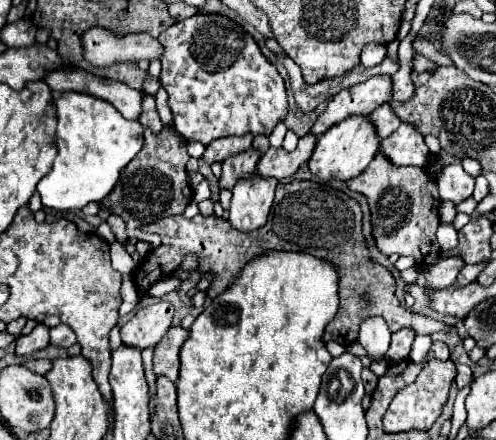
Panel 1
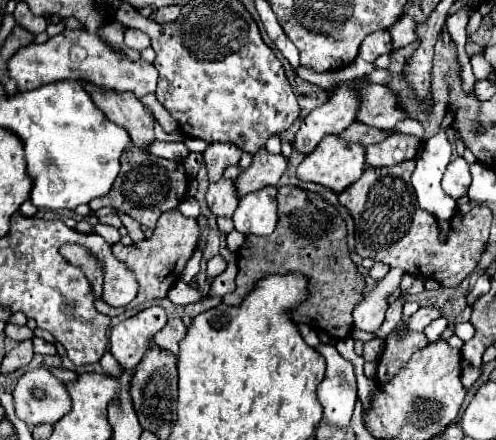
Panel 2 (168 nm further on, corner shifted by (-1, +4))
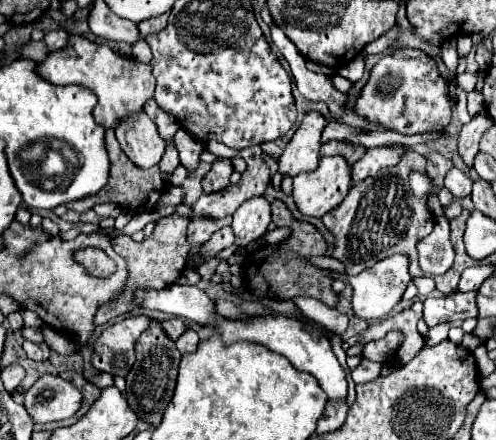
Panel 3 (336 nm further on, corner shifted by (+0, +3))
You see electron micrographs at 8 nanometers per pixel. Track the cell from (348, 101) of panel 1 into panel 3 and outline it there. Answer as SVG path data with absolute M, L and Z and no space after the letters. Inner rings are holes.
M319 111L305 113L295 135L287 143L283 155L279 157L279 173L295 177L301 171L313 171L319 165L321 133L327 119Z

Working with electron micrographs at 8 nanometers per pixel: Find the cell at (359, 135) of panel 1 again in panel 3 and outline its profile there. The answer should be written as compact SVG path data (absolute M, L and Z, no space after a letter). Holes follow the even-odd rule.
M321 157L315 171L293 177L293 199L303 215L323 217L343 201L351 185L351 165L345 157Z

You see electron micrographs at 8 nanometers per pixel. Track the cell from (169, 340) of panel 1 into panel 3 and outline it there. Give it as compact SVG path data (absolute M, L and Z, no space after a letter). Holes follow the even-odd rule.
M173 317L173 319L163 321L163 323L161 323L161 327L163 327L165 335L167 335L171 341L177 341L177 337L187 329L187 327L185 327L185 323L183 323L179 317Z

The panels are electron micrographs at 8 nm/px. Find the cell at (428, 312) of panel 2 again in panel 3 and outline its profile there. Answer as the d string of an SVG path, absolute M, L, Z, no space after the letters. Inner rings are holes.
M455 291L453 295L445 295L439 299L425 299L425 311L423 311L423 319L429 327L435 327L439 323L449 323L449 321L465 321L469 317L477 317L479 309L477 309L477 291Z

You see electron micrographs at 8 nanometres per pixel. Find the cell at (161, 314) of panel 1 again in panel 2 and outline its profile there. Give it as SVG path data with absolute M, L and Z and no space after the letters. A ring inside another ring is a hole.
M150 306L132 318L118 322L110 332L110 354L124 370L134 370L150 340L166 324L166 312L160 306Z

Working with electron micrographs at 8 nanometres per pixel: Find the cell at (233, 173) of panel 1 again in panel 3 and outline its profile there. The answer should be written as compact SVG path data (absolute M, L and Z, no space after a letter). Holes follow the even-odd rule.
M195 217L195 219L191 219L189 229L187 229L189 243L191 243L191 245L205 243L205 241L209 241L209 237L211 237L215 231L219 231L219 229L225 227L225 225L231 225L231 217L223 217L223 219Z

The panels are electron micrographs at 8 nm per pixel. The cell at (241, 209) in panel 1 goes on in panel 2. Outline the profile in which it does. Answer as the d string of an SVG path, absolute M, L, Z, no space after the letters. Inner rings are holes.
M266 186L262 190L250 192L250 196L242 196L238 208L234 212L236 230L244 236L268 236L276 226L276 188Z

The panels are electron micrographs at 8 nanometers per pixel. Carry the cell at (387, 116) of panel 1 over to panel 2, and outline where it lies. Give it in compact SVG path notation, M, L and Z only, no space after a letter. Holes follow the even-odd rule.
M352 122L350 128L346 128L340 138L344 138L346 142L354 142L354 144L364 144L364 146L370 146L370 144L376 144L376 142L382 142L388 134L384 130L378 130L378 128L370 128L366 124L360 124L360 122Z

